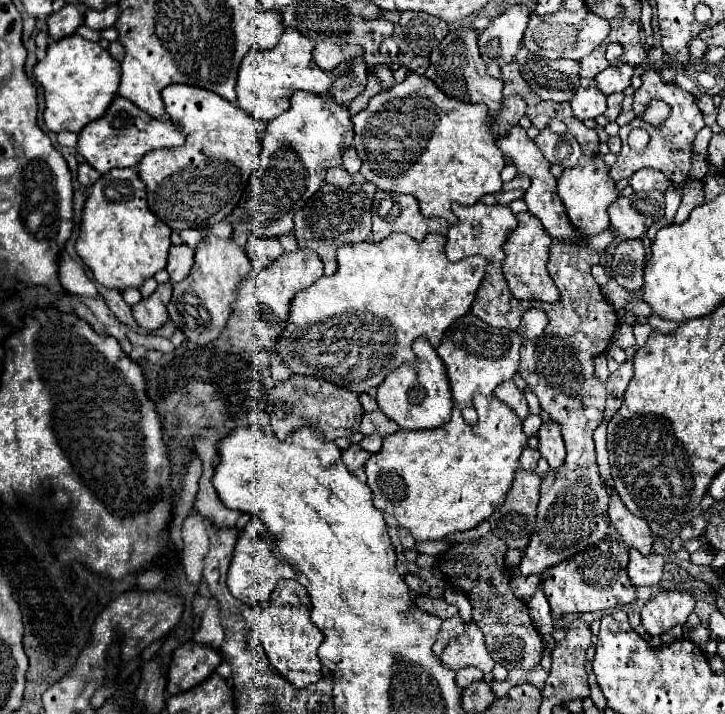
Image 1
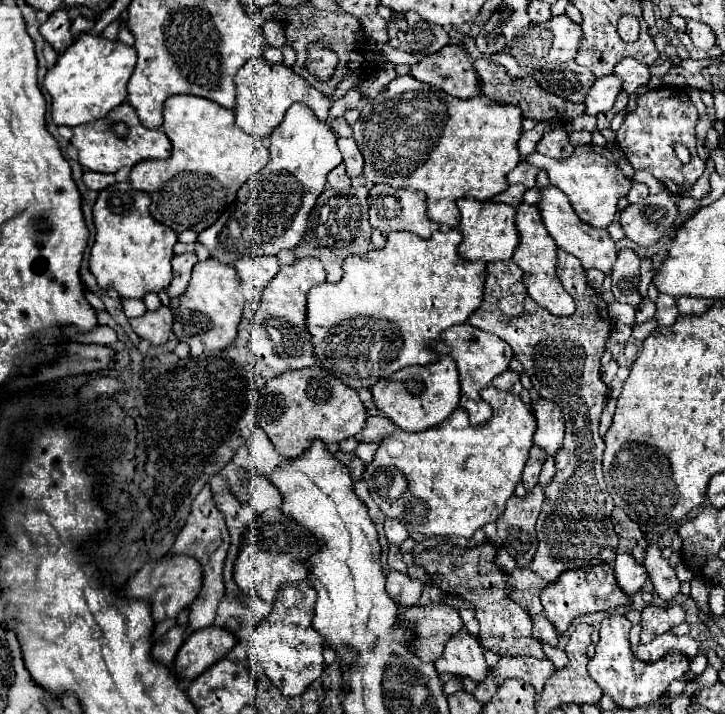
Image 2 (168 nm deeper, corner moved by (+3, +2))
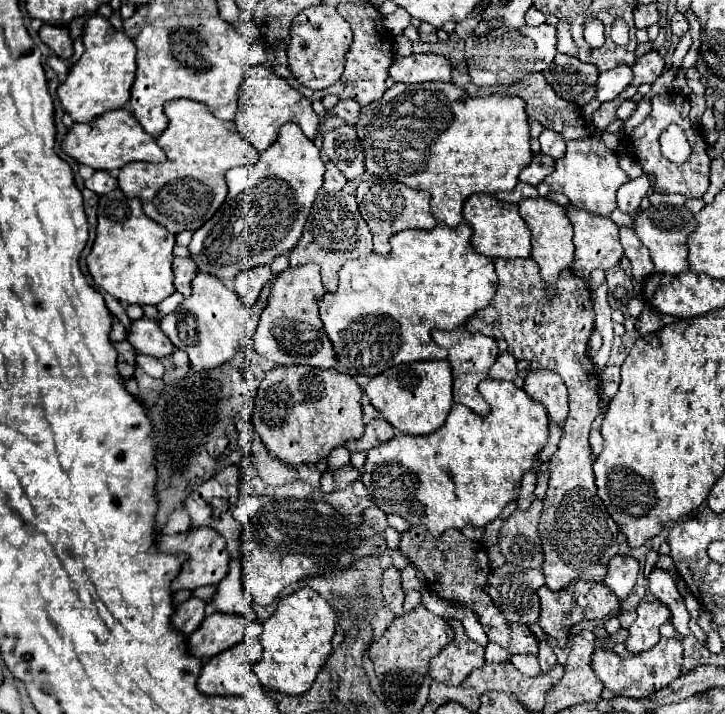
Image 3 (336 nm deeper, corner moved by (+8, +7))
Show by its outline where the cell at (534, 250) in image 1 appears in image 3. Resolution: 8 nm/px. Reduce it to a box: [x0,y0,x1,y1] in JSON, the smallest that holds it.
[517,198,575,296]

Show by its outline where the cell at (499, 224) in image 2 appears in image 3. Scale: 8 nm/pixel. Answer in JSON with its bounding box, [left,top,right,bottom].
[463,194,531,258]

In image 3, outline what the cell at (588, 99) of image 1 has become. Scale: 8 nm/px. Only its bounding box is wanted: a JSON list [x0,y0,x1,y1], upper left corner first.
[597,66,633,102]

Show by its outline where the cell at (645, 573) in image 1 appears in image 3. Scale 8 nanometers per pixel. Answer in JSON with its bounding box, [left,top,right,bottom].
[605,554,639,600]

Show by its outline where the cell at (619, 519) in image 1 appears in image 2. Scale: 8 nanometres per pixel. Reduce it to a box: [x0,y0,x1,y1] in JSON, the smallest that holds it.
[644,545,680,601]

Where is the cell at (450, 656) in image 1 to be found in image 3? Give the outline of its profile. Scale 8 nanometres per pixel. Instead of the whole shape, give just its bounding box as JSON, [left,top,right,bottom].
[429,618,485,684]

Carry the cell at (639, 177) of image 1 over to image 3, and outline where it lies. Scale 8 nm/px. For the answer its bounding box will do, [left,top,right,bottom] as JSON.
[617,176,649,214]

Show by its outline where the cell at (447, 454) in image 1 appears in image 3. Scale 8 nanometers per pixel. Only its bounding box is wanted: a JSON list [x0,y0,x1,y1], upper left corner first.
[361,380,549,536]

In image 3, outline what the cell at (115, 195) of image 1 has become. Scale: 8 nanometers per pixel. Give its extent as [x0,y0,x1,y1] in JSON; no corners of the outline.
[87,188,175,306]

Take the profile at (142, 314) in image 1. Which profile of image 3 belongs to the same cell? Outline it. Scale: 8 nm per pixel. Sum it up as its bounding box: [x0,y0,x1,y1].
[127,316,173,358]

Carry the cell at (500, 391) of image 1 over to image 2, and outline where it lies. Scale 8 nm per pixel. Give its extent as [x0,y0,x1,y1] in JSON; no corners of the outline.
[492,369,522,393]

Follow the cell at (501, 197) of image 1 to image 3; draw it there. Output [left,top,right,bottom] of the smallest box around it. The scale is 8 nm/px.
[495,182,537,204]

